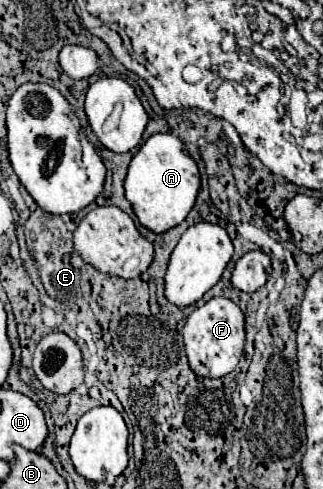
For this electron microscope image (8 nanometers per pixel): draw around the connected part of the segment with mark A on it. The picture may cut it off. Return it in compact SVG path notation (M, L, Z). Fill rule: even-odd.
M169 132L167 134L153 134L139 148L139 152L133 156L133 160L129 164L129 170L127 170L127 176L125 176L125 198L131 202L139 224L145 226L147 230L155 232L155 234L163 234L169 228L181 224L187 218L189 210L193 208L197 192L199 192L199 170L197 170L197 164L195 164L195 160L191 156L185 154L181 140L175 134L169 134Z

